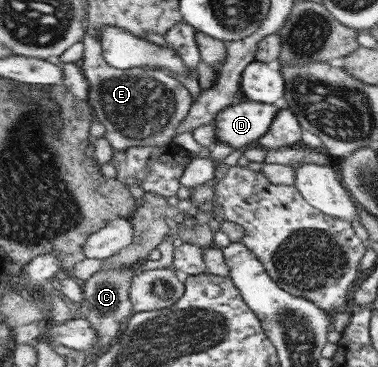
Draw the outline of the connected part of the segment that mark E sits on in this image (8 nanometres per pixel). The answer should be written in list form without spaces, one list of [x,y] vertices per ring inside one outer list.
[[[89,32],[85,33],[82,44],[84,56],[80,64],[90,84],[87,101],[93,106],[96,118],[105,126],[104,136],[114,150],[170,144],[178,126],[194,105],[191,92],[161,69],[138,67],[123,70],[110,66],[104,58],[102,42]]]

